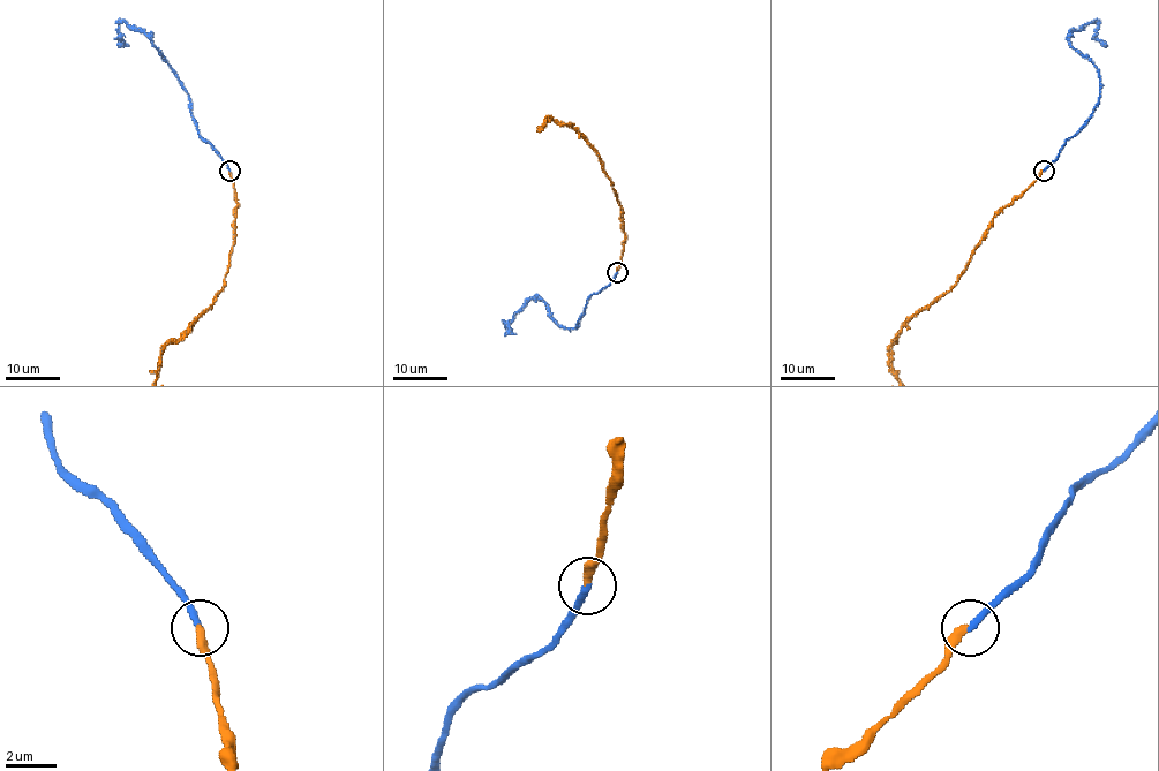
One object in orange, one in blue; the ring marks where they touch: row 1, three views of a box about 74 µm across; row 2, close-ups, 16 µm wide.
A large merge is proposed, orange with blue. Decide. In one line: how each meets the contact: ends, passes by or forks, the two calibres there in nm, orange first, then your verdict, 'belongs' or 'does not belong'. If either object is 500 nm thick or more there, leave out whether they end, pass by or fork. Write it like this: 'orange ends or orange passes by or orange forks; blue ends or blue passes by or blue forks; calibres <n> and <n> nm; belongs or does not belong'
orange ends; blue ends; calibres 340 and 260 nm; belongs

